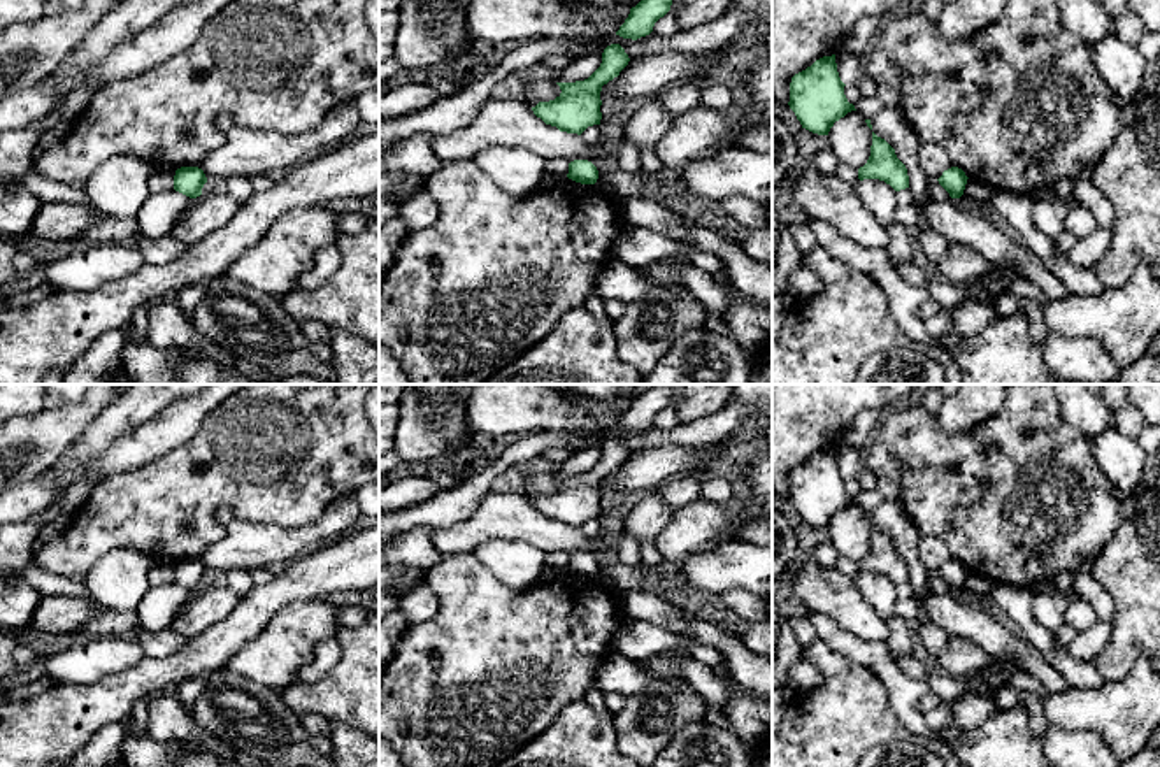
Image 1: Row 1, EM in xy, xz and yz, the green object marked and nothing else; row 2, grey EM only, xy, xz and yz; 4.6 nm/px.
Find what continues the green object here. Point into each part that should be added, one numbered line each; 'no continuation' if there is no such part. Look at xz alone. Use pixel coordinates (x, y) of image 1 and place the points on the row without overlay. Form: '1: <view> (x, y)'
no continuation

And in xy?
no continuation

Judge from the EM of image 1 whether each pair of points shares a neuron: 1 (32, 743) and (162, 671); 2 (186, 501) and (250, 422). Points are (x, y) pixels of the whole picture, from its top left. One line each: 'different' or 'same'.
1: same
2: same

